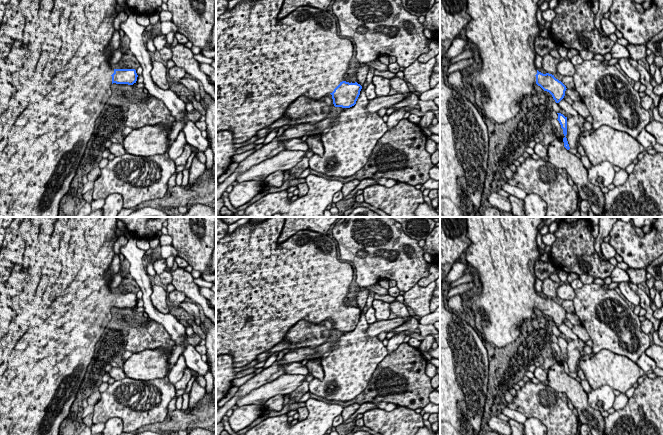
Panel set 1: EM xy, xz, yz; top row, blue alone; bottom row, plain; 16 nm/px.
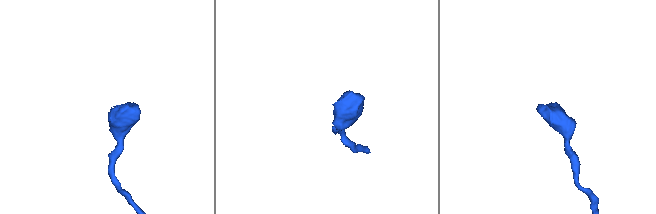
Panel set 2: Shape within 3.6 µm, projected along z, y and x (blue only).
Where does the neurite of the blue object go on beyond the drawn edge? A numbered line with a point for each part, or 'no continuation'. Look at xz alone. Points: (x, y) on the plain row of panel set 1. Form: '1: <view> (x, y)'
1: xz (263, 288)

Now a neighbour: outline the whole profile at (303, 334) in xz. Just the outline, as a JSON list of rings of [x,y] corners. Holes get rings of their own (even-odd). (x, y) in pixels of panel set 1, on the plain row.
[[[301,320],[291,327],[283,338],[283,340],[290,343],[286,352],[292,352],[304,347],[314,348],[322,345],[329,340],[334,331],[333,327],[328,329],[325,325]]]

